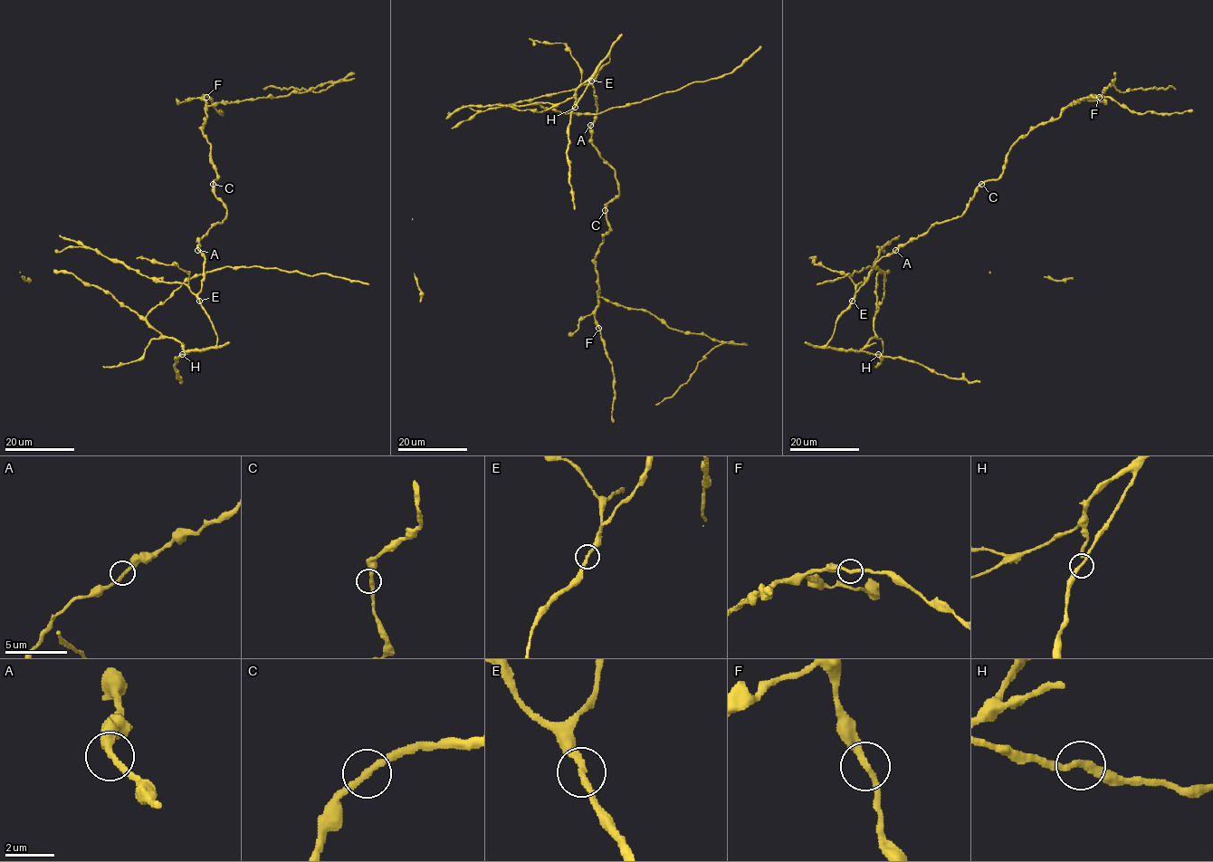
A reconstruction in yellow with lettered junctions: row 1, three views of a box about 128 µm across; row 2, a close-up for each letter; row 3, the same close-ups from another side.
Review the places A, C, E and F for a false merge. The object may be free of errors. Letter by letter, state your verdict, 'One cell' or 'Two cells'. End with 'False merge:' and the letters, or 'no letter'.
A: One cell
C: One cell
E: One cell
F: One cell
False merge: no letter

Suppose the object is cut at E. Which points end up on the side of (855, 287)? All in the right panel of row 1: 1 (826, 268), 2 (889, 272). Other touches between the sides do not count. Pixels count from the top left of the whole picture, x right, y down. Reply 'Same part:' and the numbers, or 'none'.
Same part: 1

